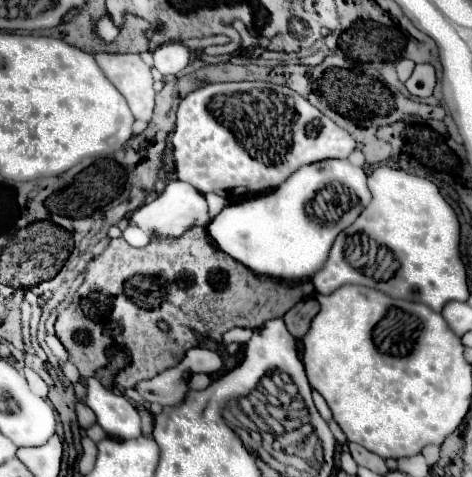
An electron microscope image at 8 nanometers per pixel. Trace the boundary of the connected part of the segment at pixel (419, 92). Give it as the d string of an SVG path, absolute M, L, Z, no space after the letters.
M422 63L416 65L410 79L404 85L410 91L410 95L414 95L414 97L430 97L432 91L434 91L434 85L436 85L434 67L432 69L422 69Z

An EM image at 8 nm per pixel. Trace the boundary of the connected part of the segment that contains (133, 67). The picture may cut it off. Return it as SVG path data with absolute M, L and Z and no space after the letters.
M96 55L98 67L112 81L112 85L124 95L132 115L144 123L152 119L154 109L154 77L150 67L140 59L140 55Z

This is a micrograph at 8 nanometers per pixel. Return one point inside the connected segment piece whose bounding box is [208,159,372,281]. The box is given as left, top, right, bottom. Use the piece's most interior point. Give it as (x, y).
(272, 235)

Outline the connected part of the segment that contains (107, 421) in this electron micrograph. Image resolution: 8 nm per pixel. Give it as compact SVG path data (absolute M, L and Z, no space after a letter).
M86 379L88 397L86 405L96 413L98 425L116 439L140 437L140 417L134 405L124 397L100 385L98 379Z

